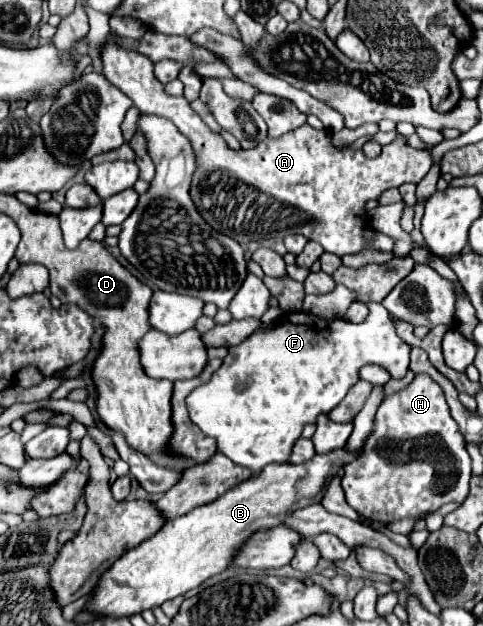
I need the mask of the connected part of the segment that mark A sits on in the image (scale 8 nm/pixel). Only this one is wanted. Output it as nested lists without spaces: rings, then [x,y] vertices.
[[[115,31],[107,35],[101,61],[103,75],[125,91],[133,107],[141,113],[155,113],[173,121],[191,141],[197,155],[197,171],[193,173],[189,195],[201,217],[215,231],[237,239],[239,245],[301,233],[339,257],[357,253],[365,245],[365,203],[403,183],[419,183],[431,167],[429,151],[409,147],[403,135],[397,135],[393,143],[385,145],[379,157],[367,159],[361,149],[353,151],[331,145],[327,131],[317,131],[309,125],[301,125],[277,139],[267,137],[257,147],[233,151],[221,135],[213,133],[201,121],[185,97],[171,97],[163,91],[163,85],[153,75],[153,63],[145,55],[133,49],[121,49]]]

